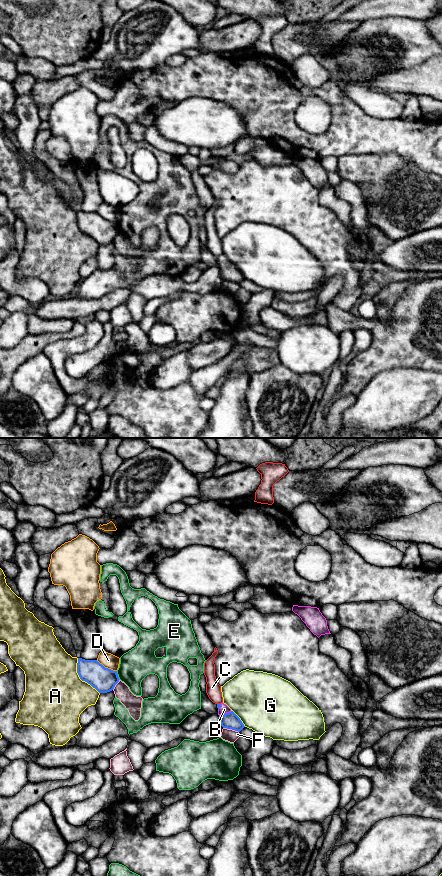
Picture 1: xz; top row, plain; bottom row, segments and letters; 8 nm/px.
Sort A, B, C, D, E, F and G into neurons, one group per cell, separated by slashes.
A / B / C / D / E / F / G

